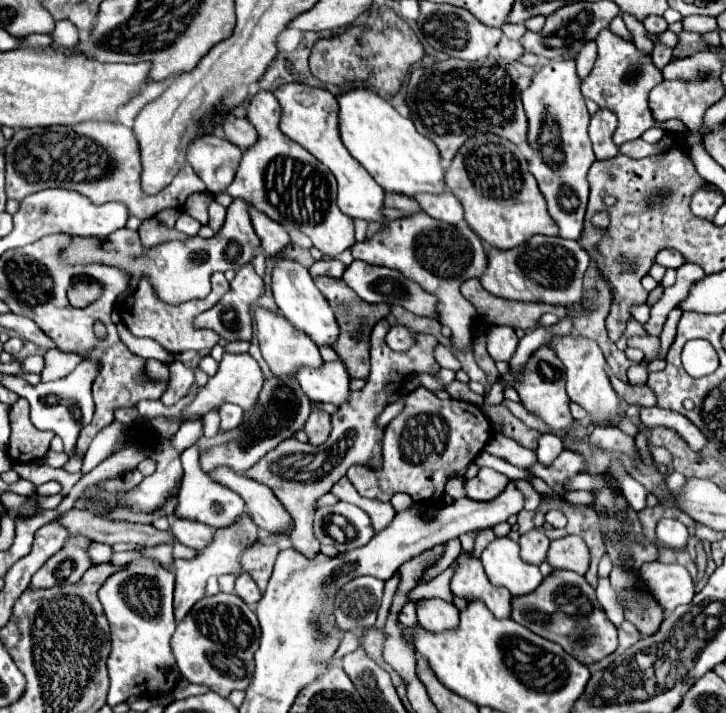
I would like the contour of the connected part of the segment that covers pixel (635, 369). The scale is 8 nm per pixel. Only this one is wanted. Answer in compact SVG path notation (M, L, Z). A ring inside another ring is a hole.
M643 359L643 361L635 363L635 365L629 369L627 375L629 375L629 383L631 383L631 385L643 385L643 383L647 381L647 375L649 375L647 363L649 363L649 359Z

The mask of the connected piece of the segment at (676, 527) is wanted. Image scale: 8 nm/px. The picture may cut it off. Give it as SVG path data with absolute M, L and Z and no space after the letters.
M661 517L657 523L656 535L665 547L671 547L677 551L685 549L687 545L687 527L677 519Z

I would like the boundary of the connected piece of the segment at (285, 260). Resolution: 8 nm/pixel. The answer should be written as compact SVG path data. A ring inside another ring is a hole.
M281 255L273 267L273 279L271 279L271 289L273 289L273 297L275 303L279 307L279 311L303 333L307 333L317 345L325 343L325 345L333 345L333 341L339 335L339 325L335 321L335 315L327 303L327 299L323 297L323 293L315 287L309 269L303 267L301 263L289 259L287 255Z

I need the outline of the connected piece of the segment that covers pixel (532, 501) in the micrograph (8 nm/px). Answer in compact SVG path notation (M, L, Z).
M515 480L513 482L522 491L525 497L524 509L529 511L536 510L540 505L541 495L537 493L526 480Z

